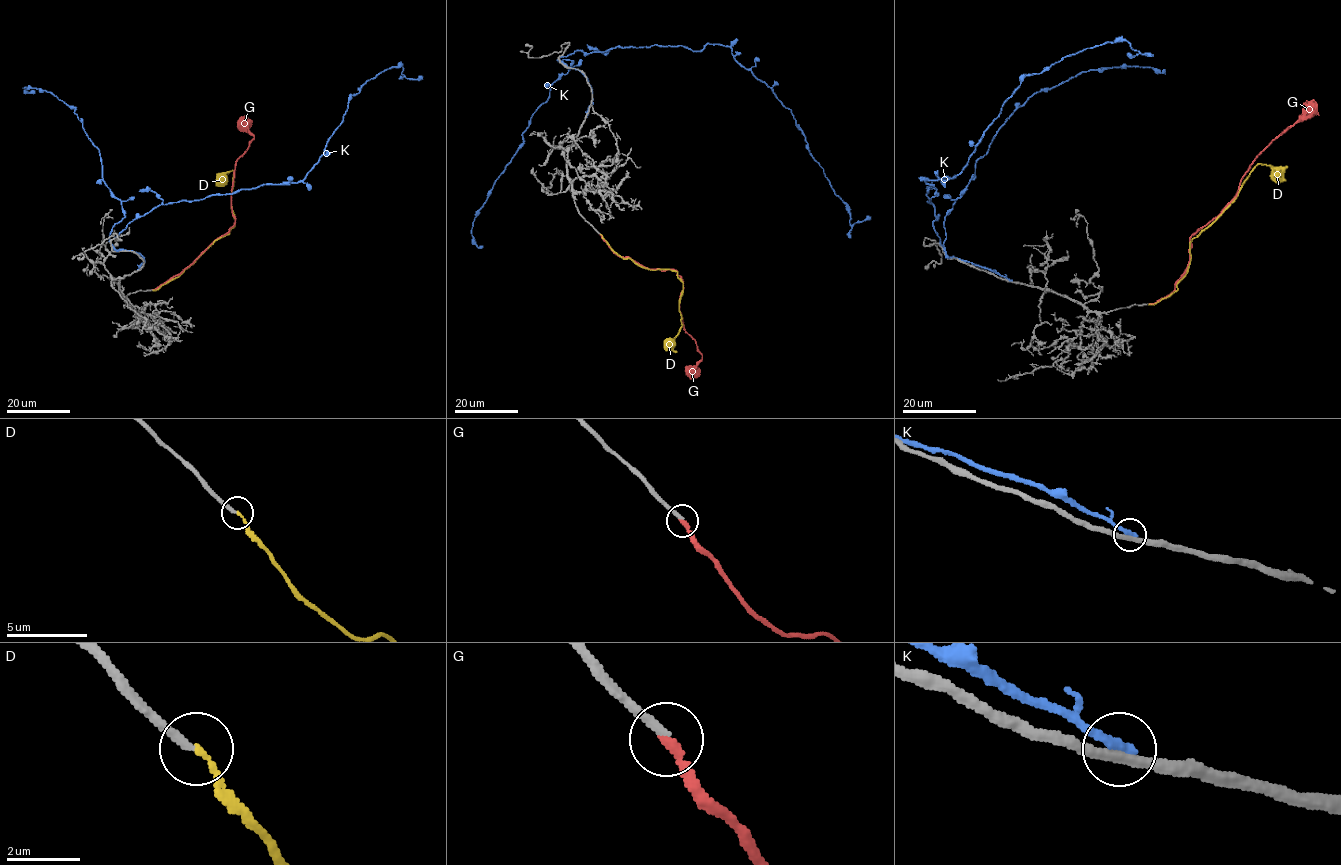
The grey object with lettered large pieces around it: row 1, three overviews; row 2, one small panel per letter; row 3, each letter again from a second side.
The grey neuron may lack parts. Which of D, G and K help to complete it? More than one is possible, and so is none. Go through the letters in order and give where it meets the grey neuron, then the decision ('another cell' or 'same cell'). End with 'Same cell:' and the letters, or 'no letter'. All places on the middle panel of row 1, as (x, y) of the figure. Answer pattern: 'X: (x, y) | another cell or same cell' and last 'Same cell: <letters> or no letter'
D: (600, 234) | another cell
G: (600, 234) | same cell
K: (586, 116) | another cell
Same cell: G

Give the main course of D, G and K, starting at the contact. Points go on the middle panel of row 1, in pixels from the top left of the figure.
D: (600, 234), (624, 258), (650, 269), (675, 271), (681, 280), (682, 325), (664, 349)
G: (600, 235), (618, 256), (629, 257), (649, 269), (674, 269), (682, 279), (682, 326), (702, 356), (691, 377)
K: (586, 116), (588, 80), (561, 57), (617, 47), (729, 46), (791, 110), (850, 224), (870, 216)

